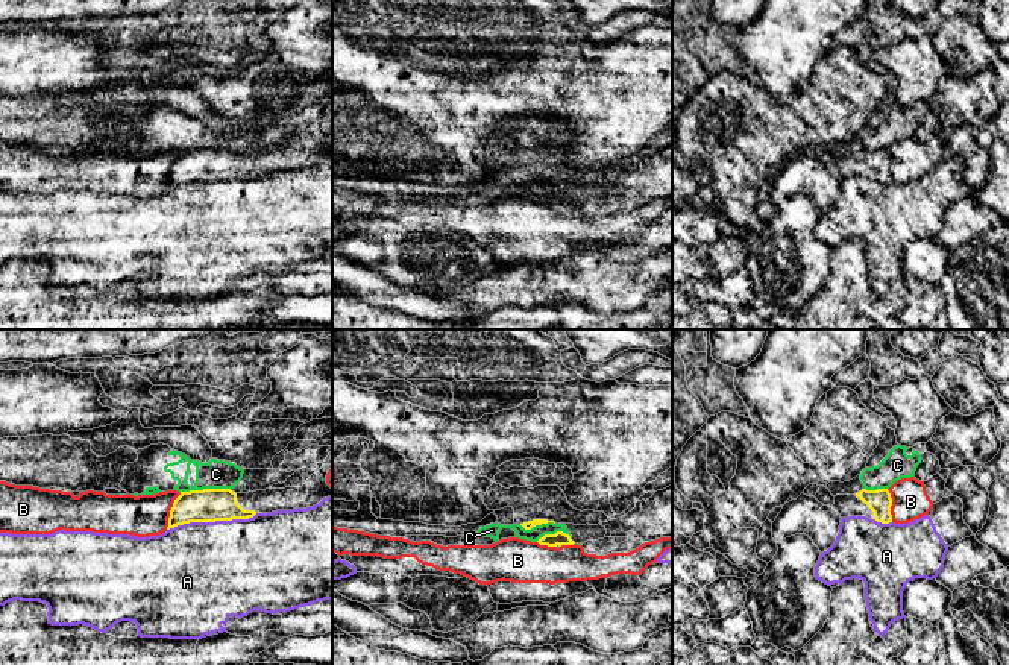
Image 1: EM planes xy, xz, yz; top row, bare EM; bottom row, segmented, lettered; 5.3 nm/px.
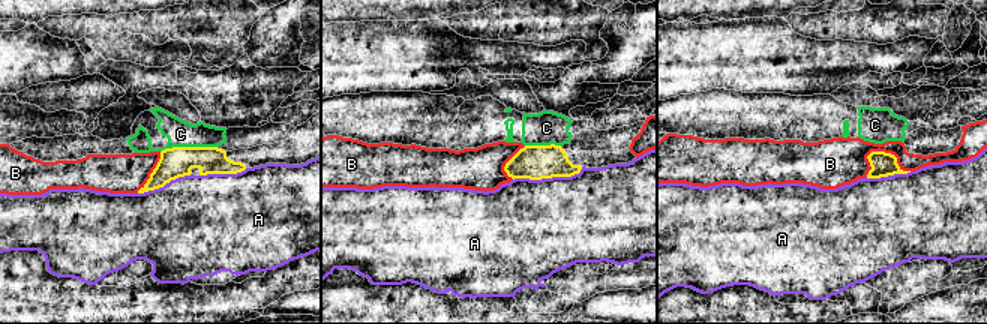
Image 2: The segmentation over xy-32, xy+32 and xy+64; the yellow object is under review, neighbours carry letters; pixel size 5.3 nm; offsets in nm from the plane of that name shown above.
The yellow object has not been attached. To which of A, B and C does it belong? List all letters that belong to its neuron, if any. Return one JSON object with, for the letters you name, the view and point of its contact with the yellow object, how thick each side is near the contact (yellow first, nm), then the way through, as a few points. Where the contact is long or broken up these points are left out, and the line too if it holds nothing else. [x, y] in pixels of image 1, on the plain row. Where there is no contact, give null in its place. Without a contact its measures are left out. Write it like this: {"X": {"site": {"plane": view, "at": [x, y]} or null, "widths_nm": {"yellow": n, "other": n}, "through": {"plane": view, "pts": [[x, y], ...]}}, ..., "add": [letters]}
{"add": []}

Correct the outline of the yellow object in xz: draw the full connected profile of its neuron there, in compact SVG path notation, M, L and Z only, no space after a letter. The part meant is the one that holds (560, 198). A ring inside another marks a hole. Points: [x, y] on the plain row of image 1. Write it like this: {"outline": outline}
{"outline": "M557 191L555 194L545 194L537 200L540 205L548 205L548 206L561 206L561 205L574 205L575 202L571 199L569 194L563 191Z"}

